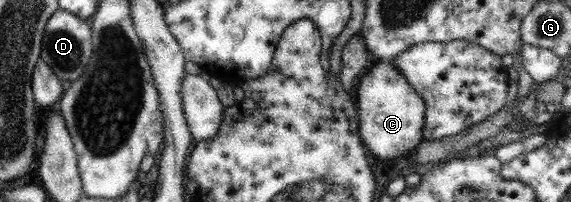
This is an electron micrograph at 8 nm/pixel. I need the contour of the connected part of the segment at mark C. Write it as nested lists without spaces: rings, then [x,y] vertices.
[[[379,60],[367,74],[360,77],[355,98],[359,123],[357,134],[364,147],[380,159],[380,164],[386,164],[386,159],[407,156],[423,140],[423,99],[389,60]]]

